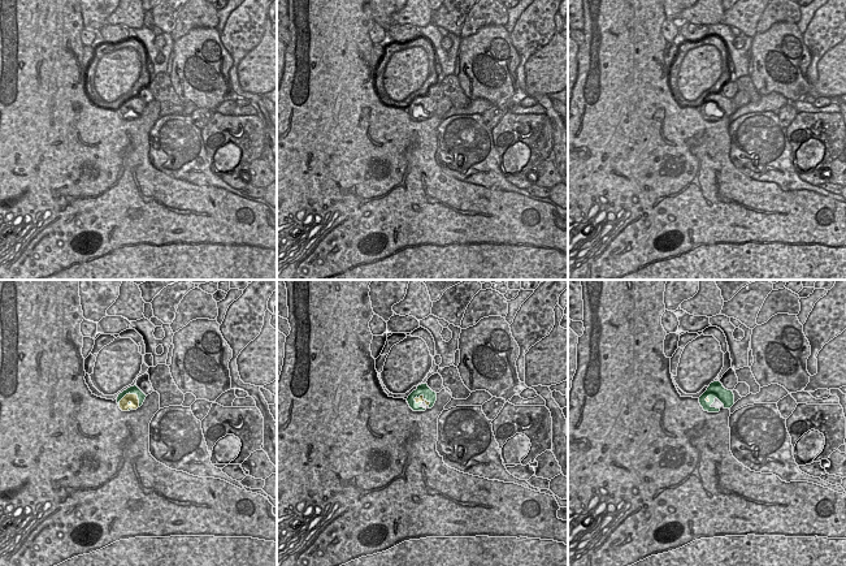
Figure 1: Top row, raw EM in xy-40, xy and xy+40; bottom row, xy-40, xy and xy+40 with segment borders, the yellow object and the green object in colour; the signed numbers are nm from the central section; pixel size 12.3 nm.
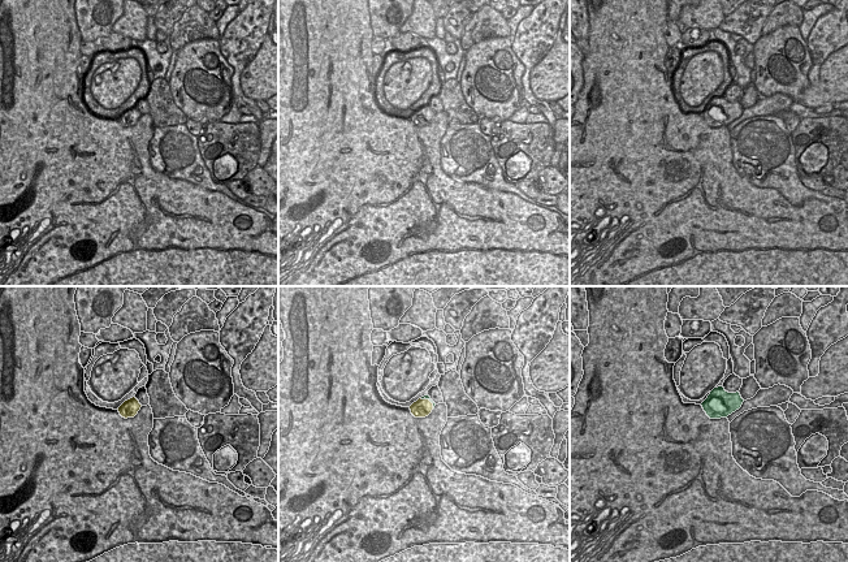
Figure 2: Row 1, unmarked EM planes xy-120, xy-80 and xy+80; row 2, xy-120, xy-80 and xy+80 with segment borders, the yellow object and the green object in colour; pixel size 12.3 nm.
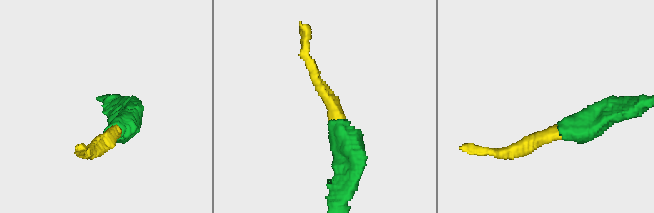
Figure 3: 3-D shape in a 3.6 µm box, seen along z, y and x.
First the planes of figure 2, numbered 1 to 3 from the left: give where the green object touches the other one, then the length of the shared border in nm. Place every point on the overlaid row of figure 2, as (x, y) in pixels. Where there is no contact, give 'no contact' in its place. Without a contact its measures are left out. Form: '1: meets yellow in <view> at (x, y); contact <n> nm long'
1: no contact
2: meets yellow in xy-80 at (428, 400); contact 220 nm long
3: no contact

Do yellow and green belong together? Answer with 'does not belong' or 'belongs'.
belongs

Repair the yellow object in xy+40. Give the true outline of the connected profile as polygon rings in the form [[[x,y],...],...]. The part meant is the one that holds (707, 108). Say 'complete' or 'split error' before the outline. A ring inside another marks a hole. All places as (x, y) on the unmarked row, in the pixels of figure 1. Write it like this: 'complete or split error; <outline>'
split error; [[[720,90],[710,92],[707,99],[699,105],[699,112],[704,120],[719,121],[720,117],[711,115],[716,107],[724,113],[724,117],[730,117],[734,113],[733,100],[725,98]]]

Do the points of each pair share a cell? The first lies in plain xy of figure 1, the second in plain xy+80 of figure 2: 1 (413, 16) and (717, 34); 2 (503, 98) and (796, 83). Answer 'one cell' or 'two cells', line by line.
1: two cells
2: one cell

